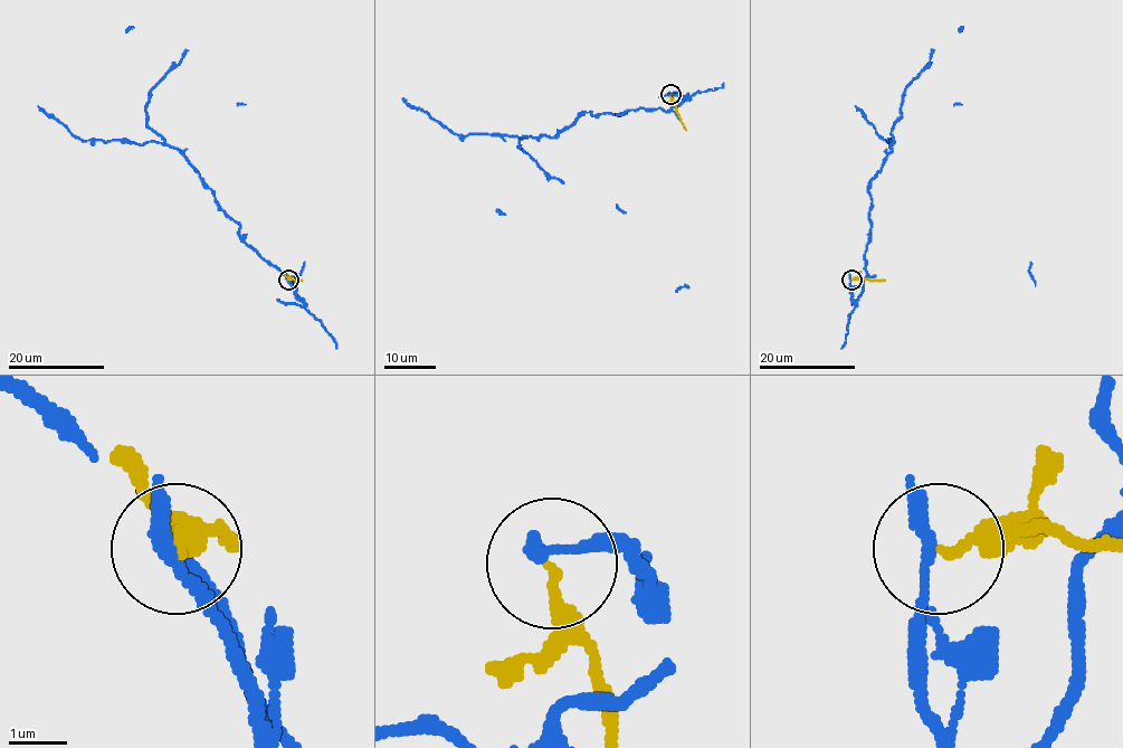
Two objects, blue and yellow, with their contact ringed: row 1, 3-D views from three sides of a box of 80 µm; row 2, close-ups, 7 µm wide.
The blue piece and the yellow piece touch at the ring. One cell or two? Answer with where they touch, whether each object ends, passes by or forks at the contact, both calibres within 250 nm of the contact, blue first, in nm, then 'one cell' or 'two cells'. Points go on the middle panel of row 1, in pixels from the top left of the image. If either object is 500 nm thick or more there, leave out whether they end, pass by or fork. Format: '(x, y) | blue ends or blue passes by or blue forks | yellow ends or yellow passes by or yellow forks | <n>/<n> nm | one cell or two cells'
(671, 94) | blue passes by | yellow ends | 220/240 nm | two cells

